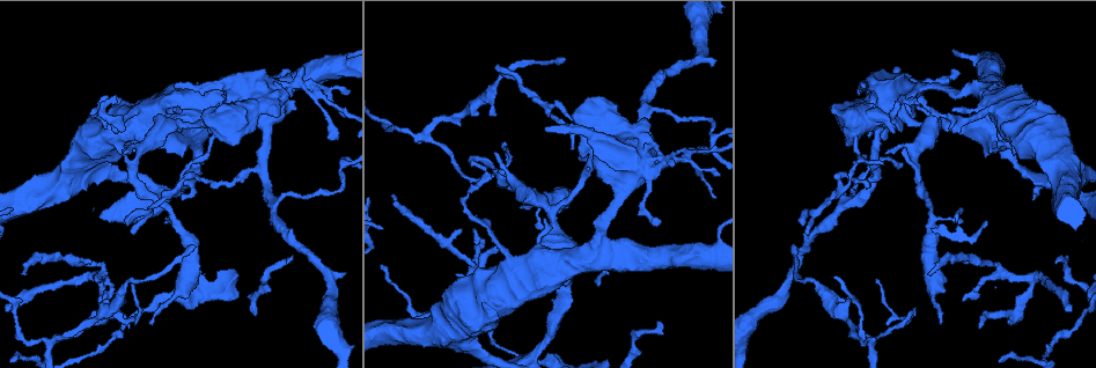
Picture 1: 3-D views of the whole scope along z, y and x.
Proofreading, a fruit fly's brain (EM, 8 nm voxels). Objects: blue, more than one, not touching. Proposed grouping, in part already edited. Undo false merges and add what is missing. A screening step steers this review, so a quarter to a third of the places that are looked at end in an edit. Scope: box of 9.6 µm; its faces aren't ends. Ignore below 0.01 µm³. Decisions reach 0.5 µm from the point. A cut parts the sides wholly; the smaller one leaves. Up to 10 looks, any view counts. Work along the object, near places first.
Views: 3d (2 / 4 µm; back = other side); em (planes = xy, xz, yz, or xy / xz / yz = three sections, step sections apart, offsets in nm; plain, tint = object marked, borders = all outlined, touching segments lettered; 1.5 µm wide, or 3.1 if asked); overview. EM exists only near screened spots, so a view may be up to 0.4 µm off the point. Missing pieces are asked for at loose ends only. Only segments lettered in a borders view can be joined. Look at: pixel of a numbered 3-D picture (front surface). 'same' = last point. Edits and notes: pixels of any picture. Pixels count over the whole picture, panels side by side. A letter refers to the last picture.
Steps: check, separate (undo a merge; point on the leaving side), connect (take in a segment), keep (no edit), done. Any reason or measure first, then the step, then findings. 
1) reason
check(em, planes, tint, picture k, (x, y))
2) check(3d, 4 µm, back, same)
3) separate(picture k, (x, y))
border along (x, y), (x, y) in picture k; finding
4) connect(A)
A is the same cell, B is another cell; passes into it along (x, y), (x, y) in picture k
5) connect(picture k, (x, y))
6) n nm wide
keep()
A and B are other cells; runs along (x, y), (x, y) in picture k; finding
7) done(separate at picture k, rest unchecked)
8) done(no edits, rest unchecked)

check(em, planes, borders, picture 1, (167, 222))

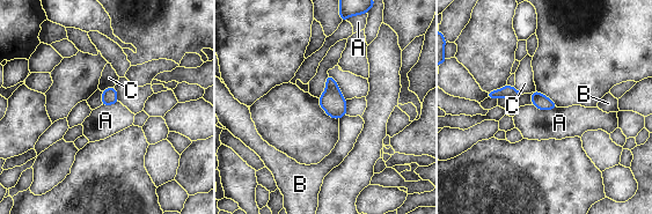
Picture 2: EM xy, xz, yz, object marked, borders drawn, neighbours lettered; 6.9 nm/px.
A touches over 180 nm
keep()
A, B and C are other cells; border along (533, 104), (543, 110), (557, 108) in picture 2; no lettered segment goes on from it

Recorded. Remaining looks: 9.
a fork
check(em, planes, borders, picture 1, (1034, 283))

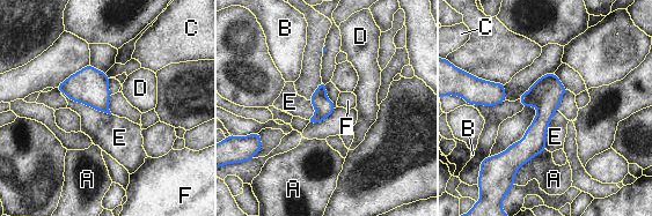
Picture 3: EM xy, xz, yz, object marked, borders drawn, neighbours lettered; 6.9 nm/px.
keep()
A, B, C, D, E and F are other cells; runs along (552, 76), (535, 138), (513, 168) in picture 3; all the same cell

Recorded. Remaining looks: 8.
closes a loop
check(3d, 4 µm, picture 1, (901, 112))

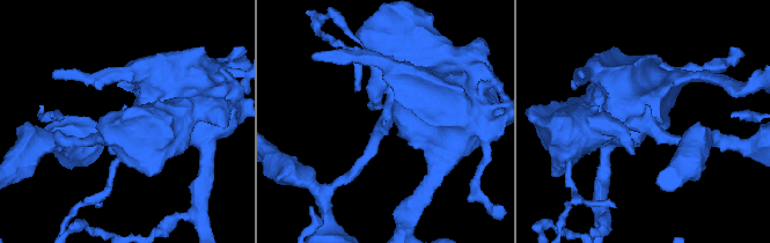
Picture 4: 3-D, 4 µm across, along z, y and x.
check(em, xz, step 4, tint, picture 4, (391, 117))

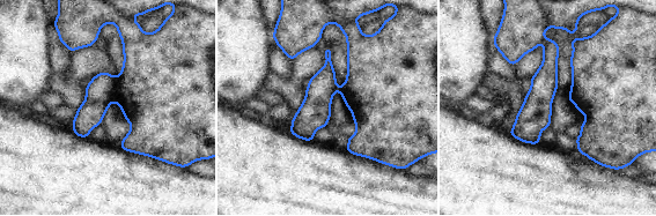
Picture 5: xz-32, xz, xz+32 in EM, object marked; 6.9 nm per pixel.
what lies round it
check(em, xz, step 4, borders, same)

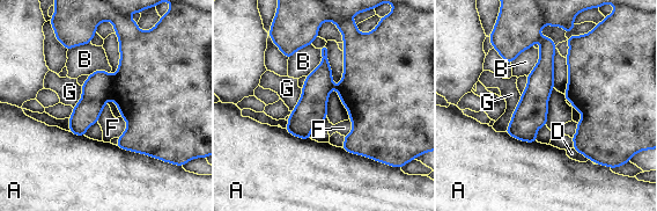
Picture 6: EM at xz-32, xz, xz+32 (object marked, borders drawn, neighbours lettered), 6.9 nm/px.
220 nm wide
separate(picture 6, (96, 89))
A, B, D, F and G are other cells; the part that leaves runs along (543, 38), (545, 68), (530, 139) in picture 6; two cells meet here

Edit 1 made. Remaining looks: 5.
long arm stops here
check(3d, 4 µm, picture 1, (495, 168))

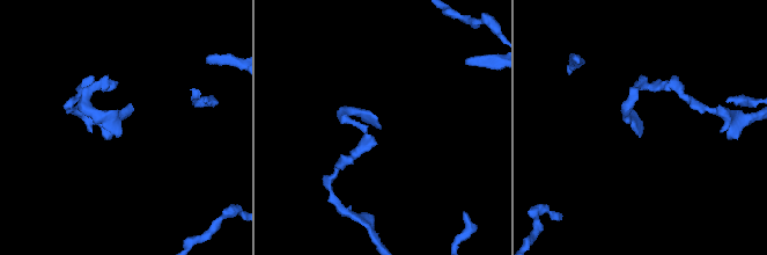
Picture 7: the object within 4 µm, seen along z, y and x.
shape alone is not enough
check(em, yz, step 4, tint, picture 7, (122, 131))

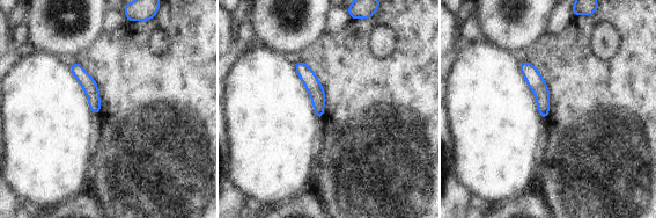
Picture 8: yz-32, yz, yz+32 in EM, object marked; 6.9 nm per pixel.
check(em, planes, borders, same)

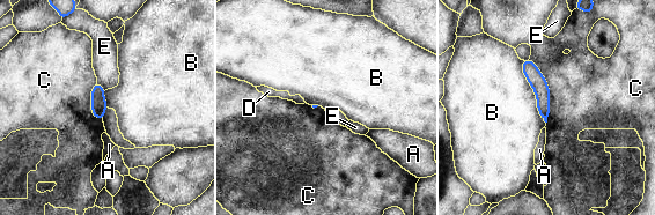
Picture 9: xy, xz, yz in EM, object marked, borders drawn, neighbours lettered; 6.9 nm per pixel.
keep()
A, B, C, D and E are other cells; border along (522, 60), (522, 72), (545, 123) in picture 9; none of them fits

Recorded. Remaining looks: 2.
done(separate at picture 6, rest unchecked)

